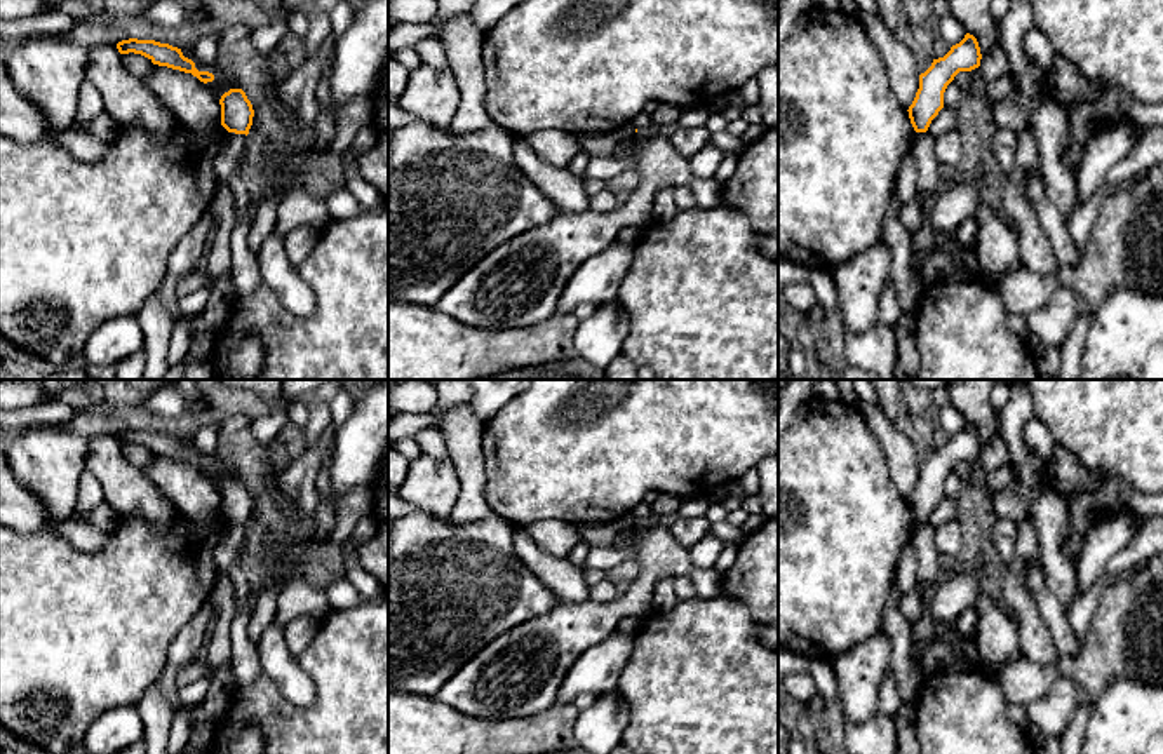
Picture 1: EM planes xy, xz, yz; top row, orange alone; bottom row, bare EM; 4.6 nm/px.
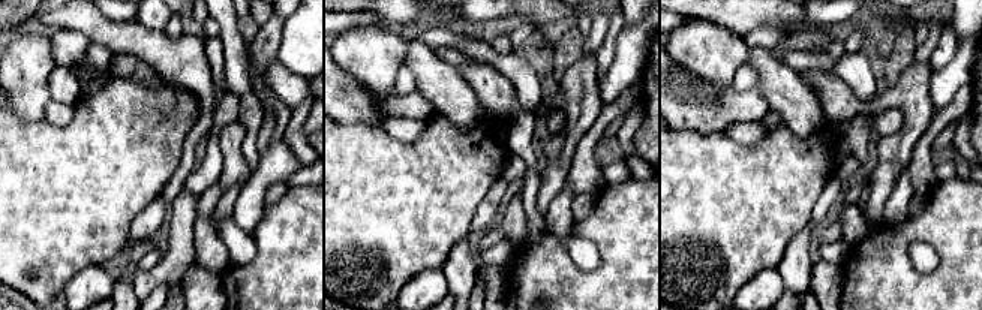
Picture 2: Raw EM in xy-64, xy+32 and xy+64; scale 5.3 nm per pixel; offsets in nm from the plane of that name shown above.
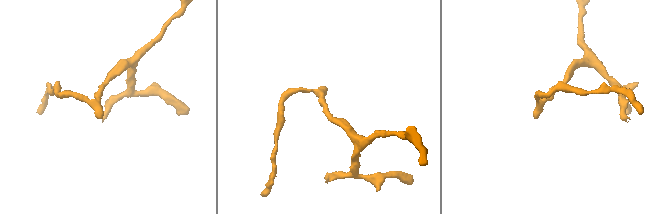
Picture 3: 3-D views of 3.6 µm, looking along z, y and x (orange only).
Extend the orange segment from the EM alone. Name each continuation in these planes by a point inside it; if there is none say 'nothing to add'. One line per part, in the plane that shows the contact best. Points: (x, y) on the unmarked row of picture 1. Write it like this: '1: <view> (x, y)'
nothing to add

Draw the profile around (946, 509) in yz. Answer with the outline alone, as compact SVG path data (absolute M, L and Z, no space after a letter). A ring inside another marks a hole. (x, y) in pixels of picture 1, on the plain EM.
M944 496L938 502L938 505L931 510L926 522L931 524L933 528L938 528L938 526L949 522L951 519L954 519L956 514L958 514L956 502Z

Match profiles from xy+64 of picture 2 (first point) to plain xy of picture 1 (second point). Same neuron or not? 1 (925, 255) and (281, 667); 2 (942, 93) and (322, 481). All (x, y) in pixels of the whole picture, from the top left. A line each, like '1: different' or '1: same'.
1: same
2: different

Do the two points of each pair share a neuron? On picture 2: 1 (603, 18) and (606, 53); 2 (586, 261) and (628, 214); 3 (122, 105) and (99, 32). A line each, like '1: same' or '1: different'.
1: different
2: different
3: different

